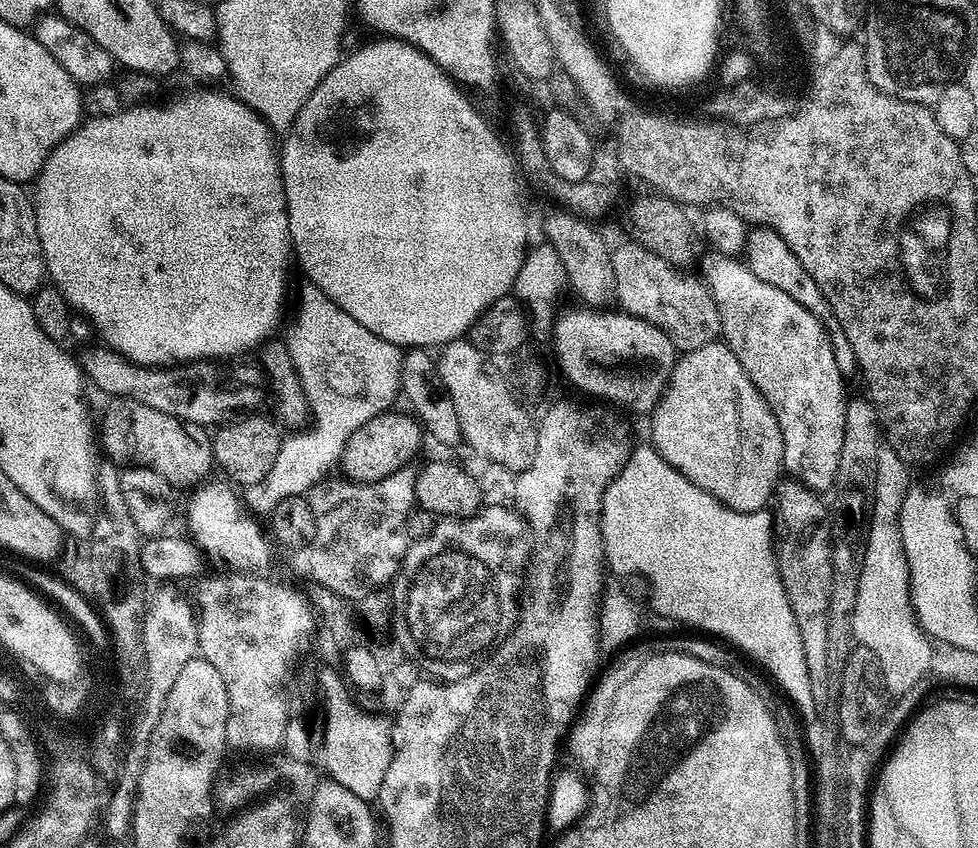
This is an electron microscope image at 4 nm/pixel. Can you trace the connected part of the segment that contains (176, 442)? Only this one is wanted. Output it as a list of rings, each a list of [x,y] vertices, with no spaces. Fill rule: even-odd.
[[[125,396],[109,399],[107,403],[102,430],[99,429],[98,434],[99,437],[101,434],[104,448],[108,451],[105,452],[107,457],[117,465],[158,470],[158,474],[174,486],[199,485],[209,475],[207,472],[214,468],[212,436],[205,425],[184,422]]]

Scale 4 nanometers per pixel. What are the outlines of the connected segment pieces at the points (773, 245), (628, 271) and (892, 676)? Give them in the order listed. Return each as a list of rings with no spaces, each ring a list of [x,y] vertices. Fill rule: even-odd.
[[[753,227],[749,231],[748,241],[744,244],[742,256],[749,270],[758,274],[758,278],[762,278],[762,282],[770,282],[770,286],[778,286],[778,290],[790,294],[790,298],[794,298],[794,302],[798,302],[798,306],[806,306],[806,310],[810,310],[810,314],[814,314],[824,323],[824,329],[828,331],[828,337],[834,350],[834,362],[838,362],[838,370],[845,374],[855,373],[857,367],[854,346],[850,346],[838,318],[832,316],[832,311],[822,290],[818,290],[818,282],[814,282],[814,278],[810,278],[810,274],[806,274],[806,266],[802,266],[802,262],[798,262],[798,258],[794,258],[794,250],[790,250],[790,246],[786,246],[786,242],[782,242],[779,234],[773,228]]]
[[[627,243],[612,248],[615,303],[630,315],[658,326],[658,330],[666,333],[681,353],[693,352],[713,343],[721,335],[720,315],[703,279],[696,274],[691,276],[688,270],[671,264],[640,244]]]
[[[872,502],[870,538],[865,542],[864,573],[858,581],[856,635],[864,640],[866,650],[874,650],[878,662],[882,662],[885,682],[898,686],[905,693],[933,671],[934,644],[916,623],[912,594],[908,591],[908,563],[906,558],[902,558],[902,540],[892,540],[890,532],[894,530],[900,530],[900,524],[886,524],[886,508]]]

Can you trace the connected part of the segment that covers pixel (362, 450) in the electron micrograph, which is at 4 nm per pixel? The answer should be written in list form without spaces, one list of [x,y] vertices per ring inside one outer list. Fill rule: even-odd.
[[[389,410],[378,414],[374,418],[370,418],[370,422],[366,422],[358,430],[354,430],[354,434],[350,434],[350,438],[346,442],[338,461],[339,467],[341,469],[344,467],[343,475],[347,479],[369,484],[370,482],[378,482],[395,472],[407,469],[411,465],[408,463],[415,458],[416,451],[420,448],[422,425],[415,415],[409,414],[407,411],[404,411],[405,413],[396,411]]]

